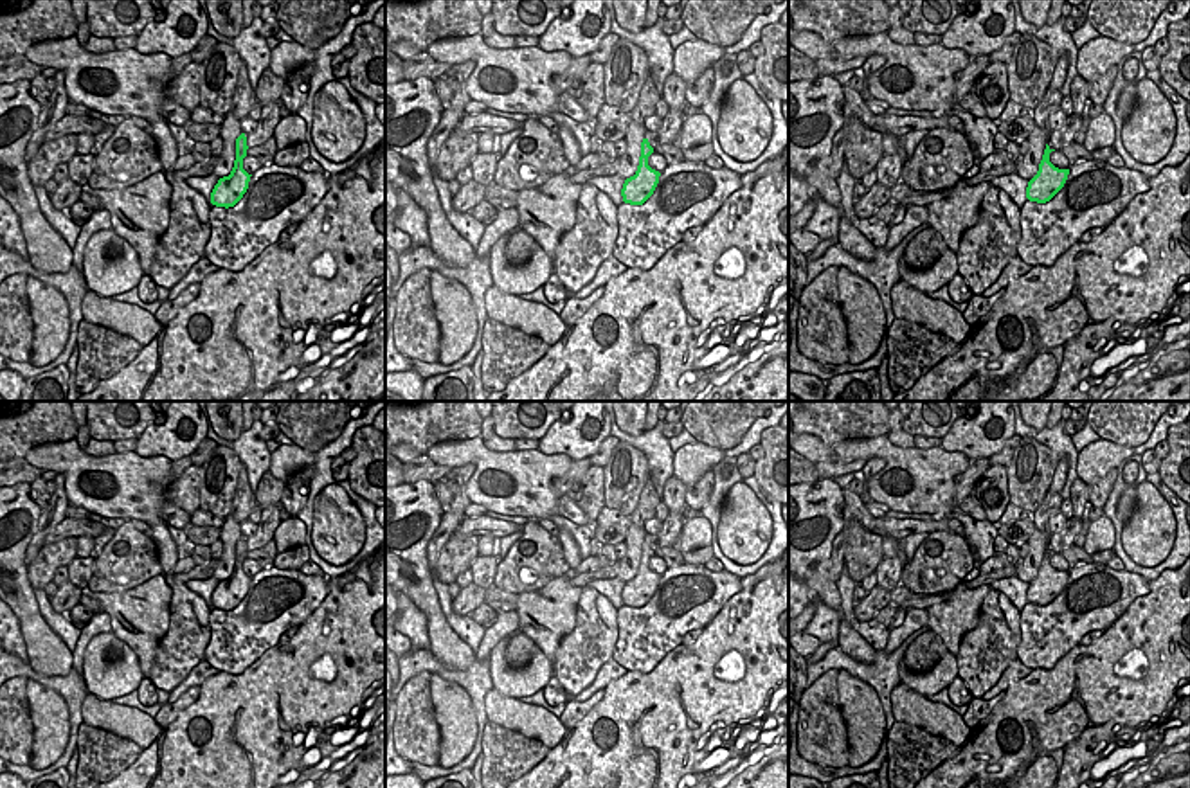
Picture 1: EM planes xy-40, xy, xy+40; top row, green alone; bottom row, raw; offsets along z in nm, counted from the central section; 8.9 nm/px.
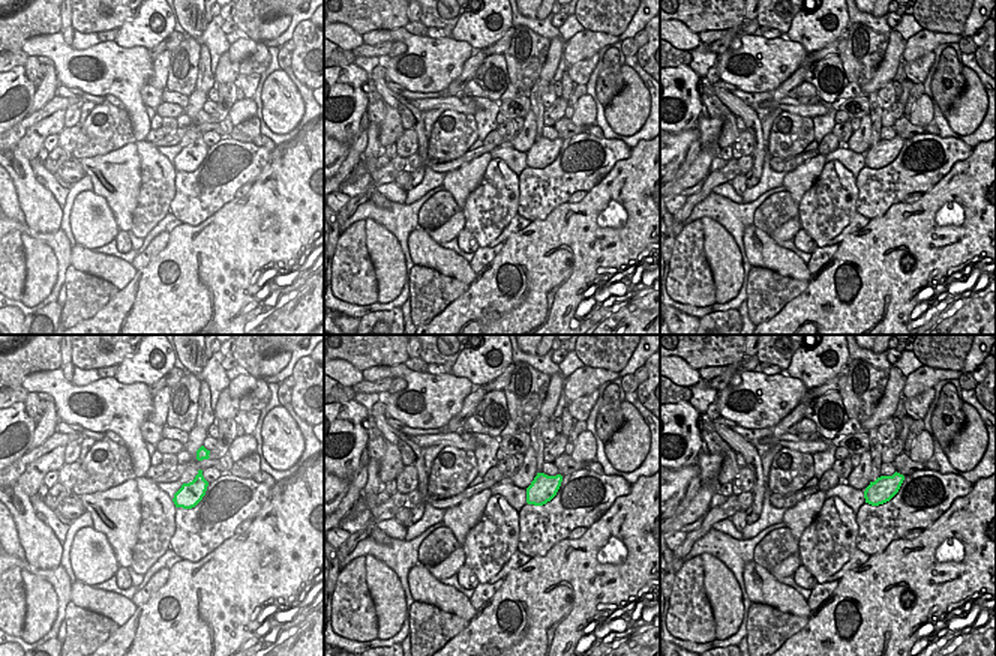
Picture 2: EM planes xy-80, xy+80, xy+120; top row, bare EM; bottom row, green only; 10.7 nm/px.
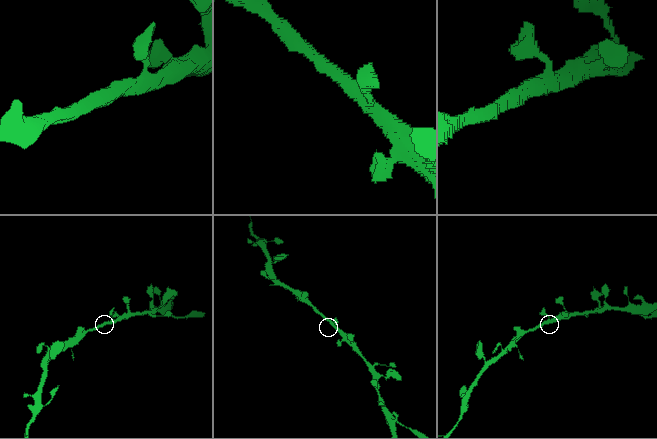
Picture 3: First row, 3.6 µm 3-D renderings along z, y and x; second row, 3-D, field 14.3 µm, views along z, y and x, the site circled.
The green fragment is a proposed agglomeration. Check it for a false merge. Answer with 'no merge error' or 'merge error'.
no merge error

